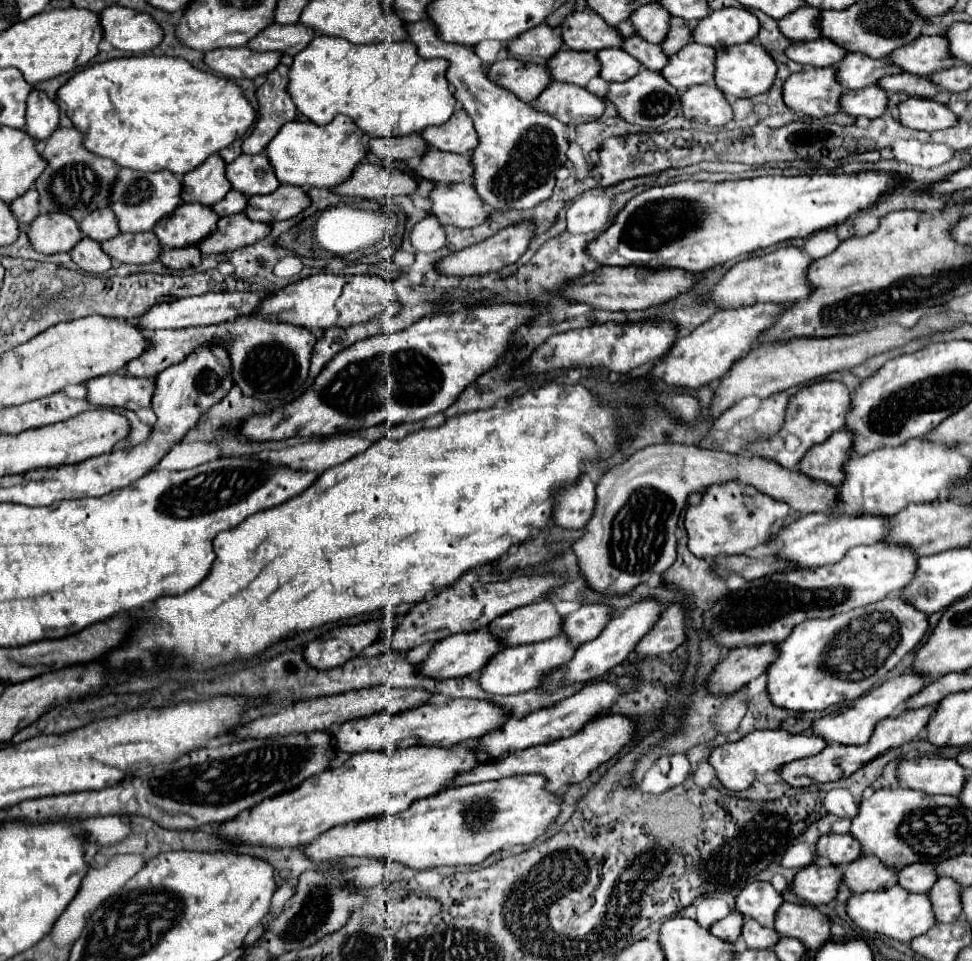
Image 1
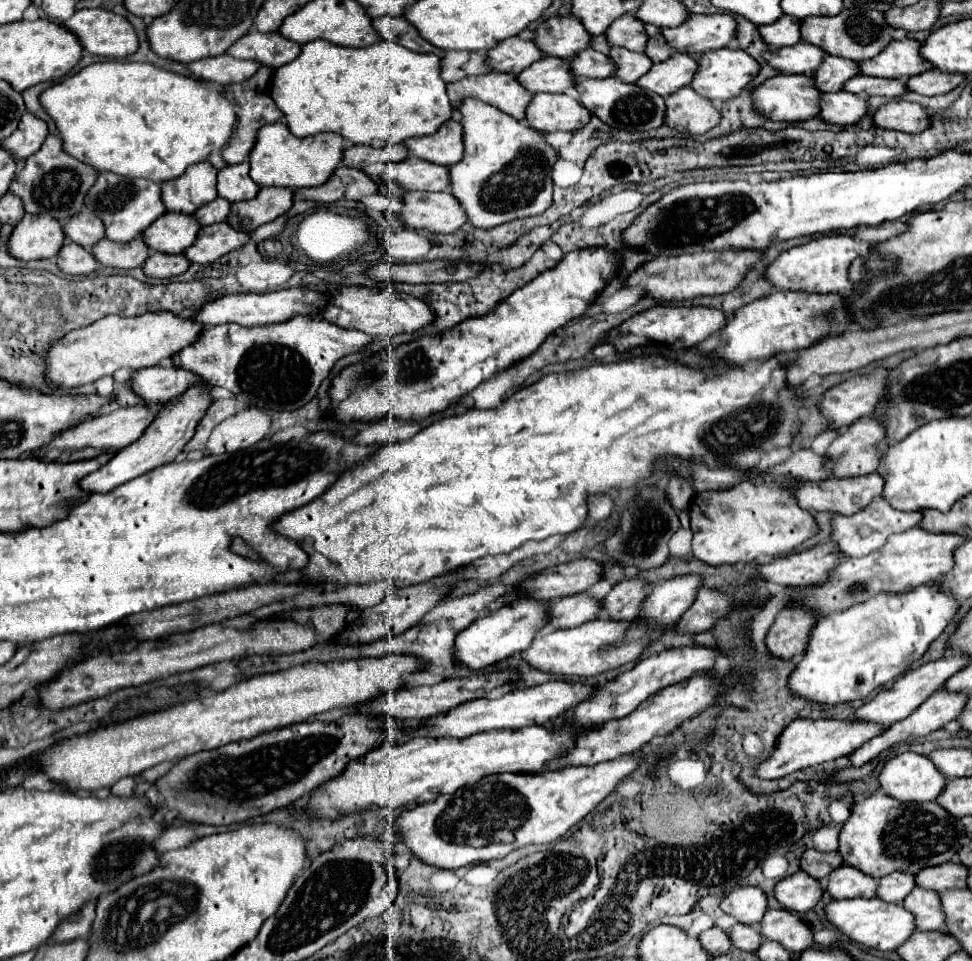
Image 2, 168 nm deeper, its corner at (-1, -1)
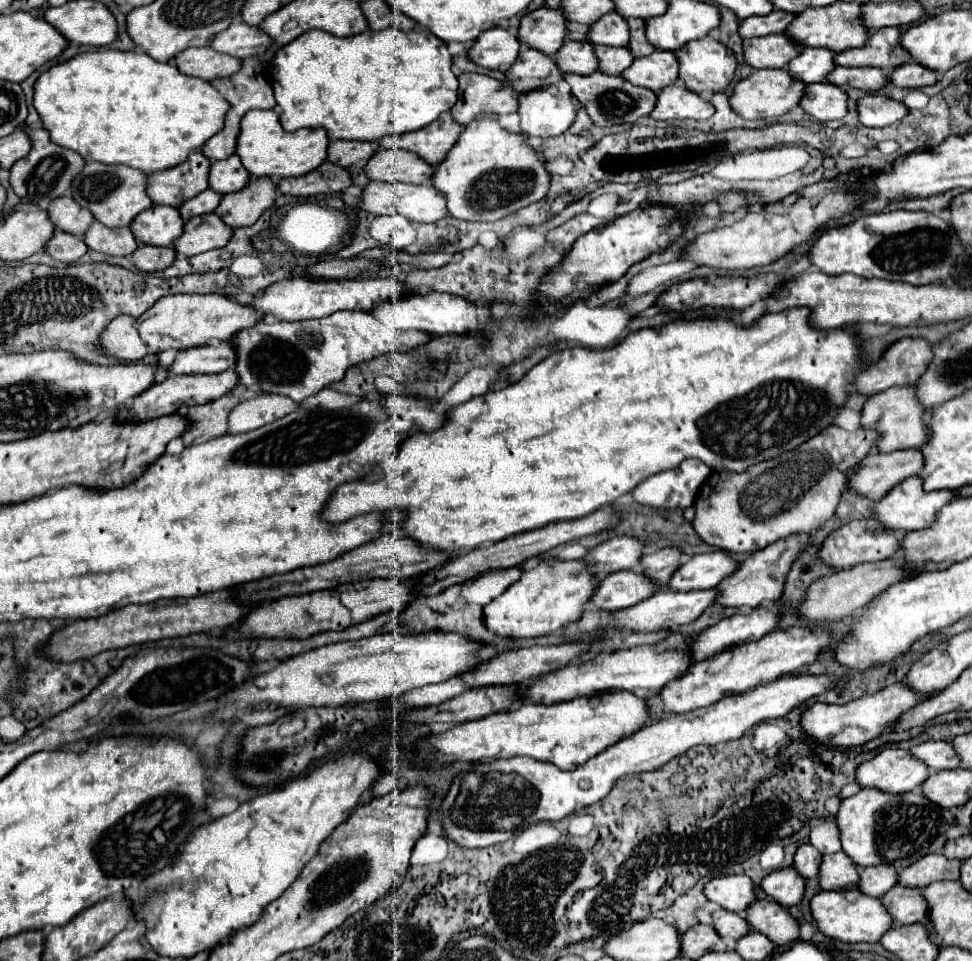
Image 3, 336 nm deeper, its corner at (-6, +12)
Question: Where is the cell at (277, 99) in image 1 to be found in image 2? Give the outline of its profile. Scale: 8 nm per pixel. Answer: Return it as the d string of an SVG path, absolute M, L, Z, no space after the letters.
M262 66L256 70L256 74L240 84L232 84L232 86L224 86L222 92L230 92L234 94L234 102L236 102L236 114L238 114L238 124L236 124L236 130L234 130L234 136L230 138L230 142L226 144L226 148L222 150L222 158L226 164L240 164L248 158L254 142L256 142L256 132L258 128L262 128L264 124L272 124L272 122L278 122L282 120L282 112L278 112L274 100L270 98L268 94L268 88L270 88L270 78L272 78L274 70Z

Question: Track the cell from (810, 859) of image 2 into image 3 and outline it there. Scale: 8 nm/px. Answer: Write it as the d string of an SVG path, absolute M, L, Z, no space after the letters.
M801 843L797 853L795 853L795 863L793 867L805 877L813 877L819 873L819 867L821 867L821 861L823 861L823 855L811 845L811 843Z

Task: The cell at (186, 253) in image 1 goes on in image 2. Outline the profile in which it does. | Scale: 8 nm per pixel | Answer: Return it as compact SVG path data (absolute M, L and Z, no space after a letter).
M152 252L148 256L148 260L144 262L142 270L148 278L174 278L182 272L188 270L188 260L184 258L184 254L176 254L176 256L170 256L170 254L162 254L162 252Z

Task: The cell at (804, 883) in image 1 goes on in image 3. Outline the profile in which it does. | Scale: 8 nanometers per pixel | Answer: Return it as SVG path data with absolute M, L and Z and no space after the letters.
M787 867L769 873L761 881L761 889L767 893L767 897L775 899L783 907L791 907L801 903L805 895L805 883L805 877L801 877L795 867Z

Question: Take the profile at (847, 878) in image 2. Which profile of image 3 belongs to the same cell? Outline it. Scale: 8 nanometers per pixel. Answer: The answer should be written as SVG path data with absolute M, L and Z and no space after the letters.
M843 851L833 853L833 855L823 855L819 875L821 875L819 885L825 891L855 887L859 883L859 871L857 871L855 863Z

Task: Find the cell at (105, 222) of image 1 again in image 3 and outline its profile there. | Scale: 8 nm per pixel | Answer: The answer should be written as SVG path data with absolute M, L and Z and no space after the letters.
M69 195L55 199L47 211L57 229L67 231L71 235L79 235L79 237L85 235L89 225L95 221L93 213L81 207L77 201L73 201Z

